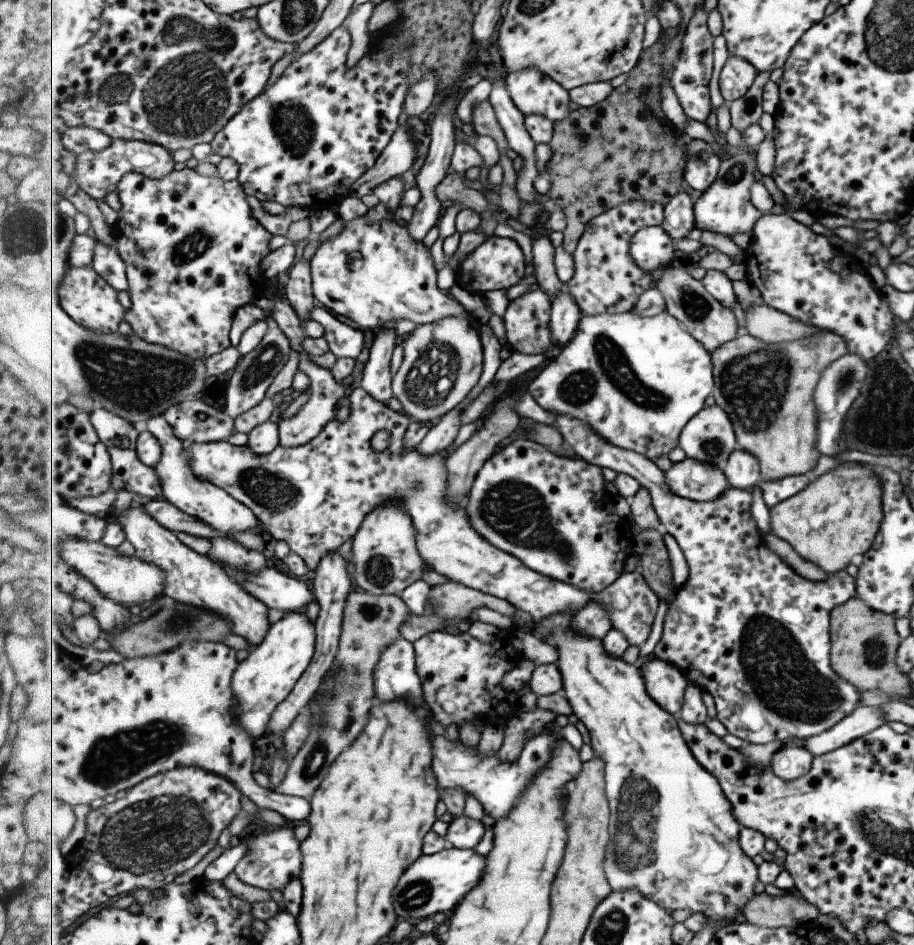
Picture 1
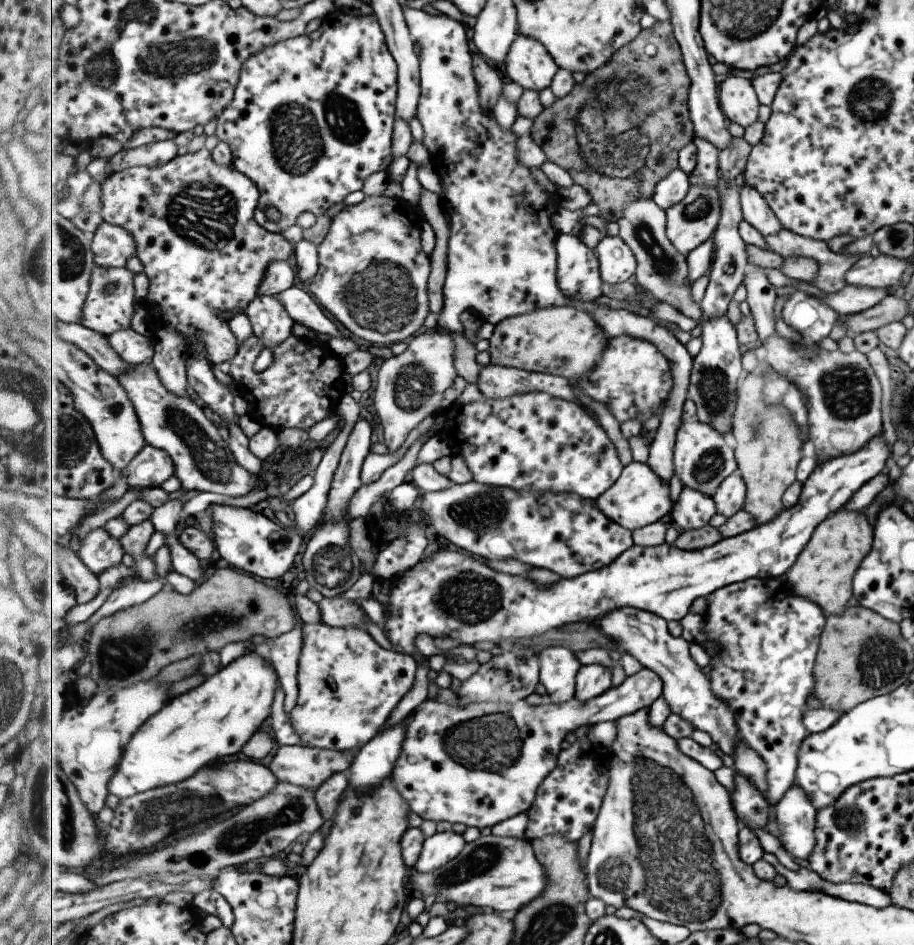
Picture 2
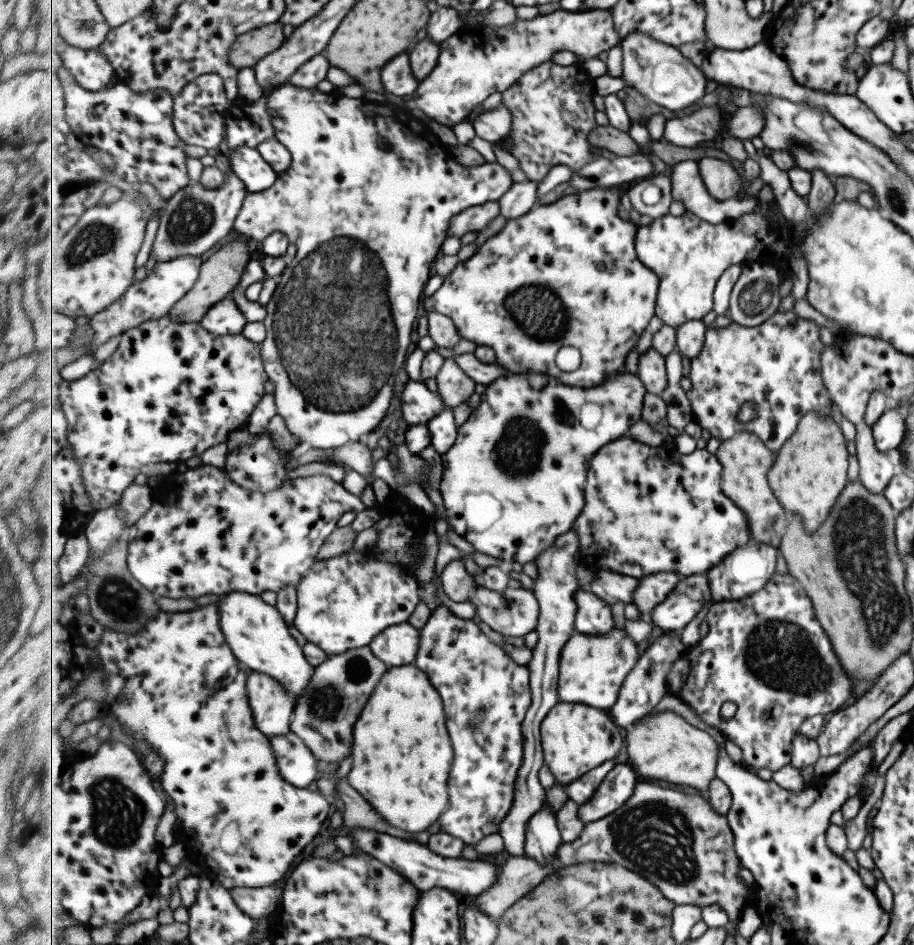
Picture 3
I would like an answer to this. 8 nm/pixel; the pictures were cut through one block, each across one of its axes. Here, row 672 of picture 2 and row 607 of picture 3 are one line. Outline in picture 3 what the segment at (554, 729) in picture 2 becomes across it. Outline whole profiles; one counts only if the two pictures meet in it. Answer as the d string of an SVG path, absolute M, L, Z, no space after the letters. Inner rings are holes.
M665 572L640 579L633 602L647 619L654 610L673 592L676 584L685 577L678 572Z

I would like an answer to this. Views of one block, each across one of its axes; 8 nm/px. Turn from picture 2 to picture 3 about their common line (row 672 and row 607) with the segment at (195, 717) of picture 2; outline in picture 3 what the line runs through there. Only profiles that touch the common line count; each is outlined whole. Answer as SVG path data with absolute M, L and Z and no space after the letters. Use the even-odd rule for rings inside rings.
M232 592L222 595L218 602L221 615L221 630L232 647L233 653L243 665L253 672L273 676L288 691L288 696L298 700L313 682L315 667L305 656L304 647L291 634L286 618L277 605L267 604L261 596L248 592Z

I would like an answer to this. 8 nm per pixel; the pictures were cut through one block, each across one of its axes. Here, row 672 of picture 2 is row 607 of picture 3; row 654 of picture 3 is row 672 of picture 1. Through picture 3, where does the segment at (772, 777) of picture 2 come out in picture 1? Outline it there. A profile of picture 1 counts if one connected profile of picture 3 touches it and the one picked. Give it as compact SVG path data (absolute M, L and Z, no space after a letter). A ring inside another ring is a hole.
M555 412L555 426L559 428L560 433L566 443L573 448L575 453L582 460L589 462L591 465L607 468L615 471L617 474L624 473L633 476L642 486L645 486L651 492L652 502L664 527L669 535L672 535L689 566L689 576L687 580L677 590L675 600L668 606L664 618L664 630L660 641L658 642L653 654L660 660L665 660L669 664L675 664L685 676L690 680L690 684L699 686L703 692L709 693L715 703L718 711L717 719L725 726L728 733L755 745L767 745L775 740L789 741L793 738L809 739L809 736L814 736L833 727L839 720L844 719L853 712L859 704L859 692L855 686L845 682L843 678L839 678L831 668L831 611L833 608L844 604L847 600L856 596L856 586L854 578L849 576L845 571L833 572L827 575L827 578L821 582L811 582L805 580L803 576L799 576L789 564L785 563L781 557L773 553L773 550L767 546L765 540L760 537L760 530L757 528L757 522L751 514L751 504L753 504L753 488L749 490L741 490L730 487L721 498L713 500L713 502L696 502L688 500L673 494L673 490L667 486L665 480L665 472L655 464L655 461L649 460L645 454L633 452L633 450L625 450L615 446L613 442L605 440L599 432L595 432L587 422L579 420L579 418L571 418L571 416L563 416Z

